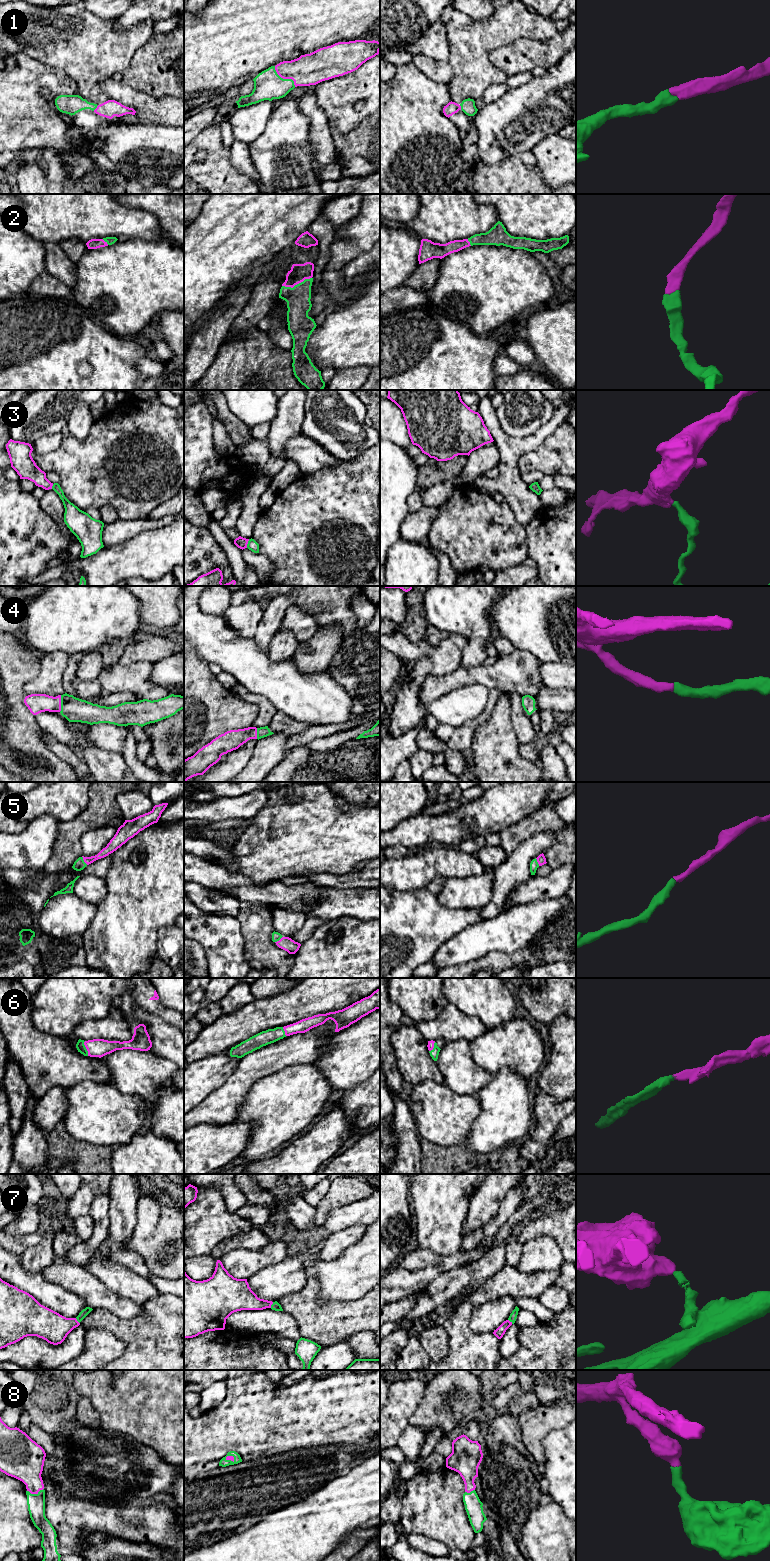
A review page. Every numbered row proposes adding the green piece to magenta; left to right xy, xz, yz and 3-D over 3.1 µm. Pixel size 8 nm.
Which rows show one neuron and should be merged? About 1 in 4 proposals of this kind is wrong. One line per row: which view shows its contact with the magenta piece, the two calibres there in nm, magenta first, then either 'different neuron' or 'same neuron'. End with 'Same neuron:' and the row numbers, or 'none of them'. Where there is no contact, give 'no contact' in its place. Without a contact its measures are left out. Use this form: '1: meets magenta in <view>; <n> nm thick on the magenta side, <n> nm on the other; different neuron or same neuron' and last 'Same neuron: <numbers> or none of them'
1: meets magenta in xz; 260 nm thick on the magenta side, 240 nm on the other; same neuron
2: meets magenta in xz; 140 nm thick on the magenta side, 190 nm on the other; same neuron
3: meets magenta in xz; 90 nm thick on the magenta side, 90 nm on the other; same neuron
4: meets magenta in xy; 160 nm thick on the magenta side, 190 nm on the other; same neuron
5: meets magenta in xy; 80 nm thick on the magenta side, 90 nm on the other; same neuron
6: meets magenta in xy; 140 nm thick on the magenta side, 70 nm on the other; same neuron
7: meets magenta in xz; 200 nm thick on the magenta side, 70 nm on the other; different neuron
8: meets magenta in xy; 280 nm thick on the magenta side, 140 nm on the other; same neuron
Same neuron: 1, 2, 3, 4, 5, 6, 8

